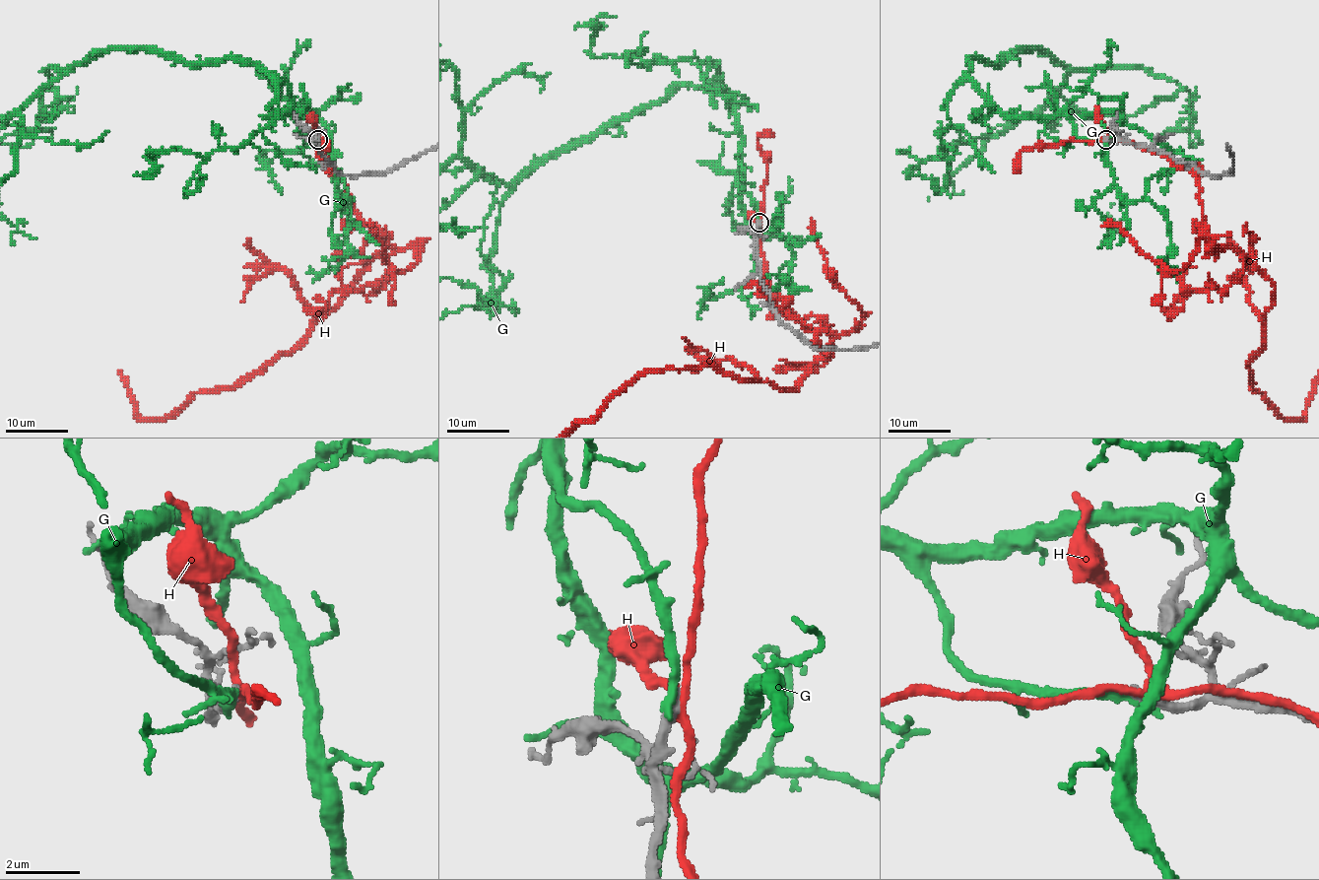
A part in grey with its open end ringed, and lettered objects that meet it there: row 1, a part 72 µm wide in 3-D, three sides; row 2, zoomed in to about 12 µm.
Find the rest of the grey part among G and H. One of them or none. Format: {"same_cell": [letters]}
{"same_cell": []}

